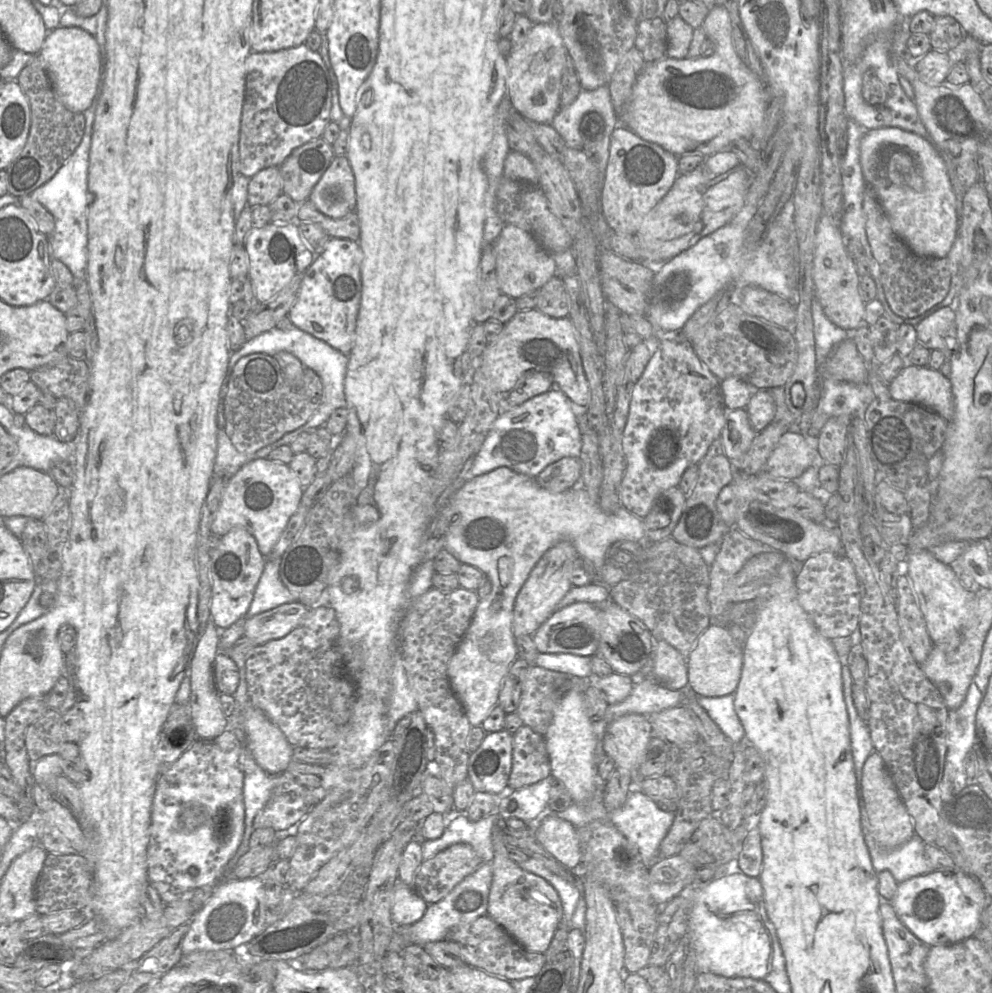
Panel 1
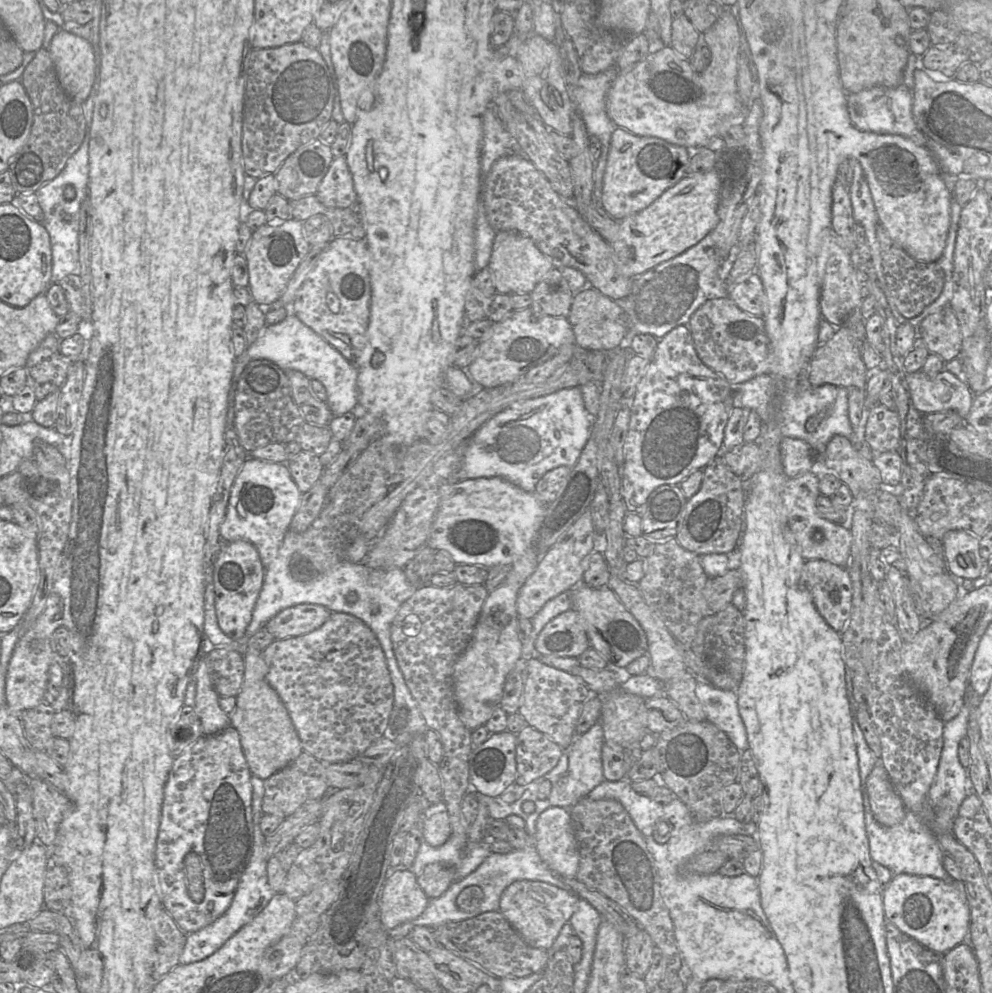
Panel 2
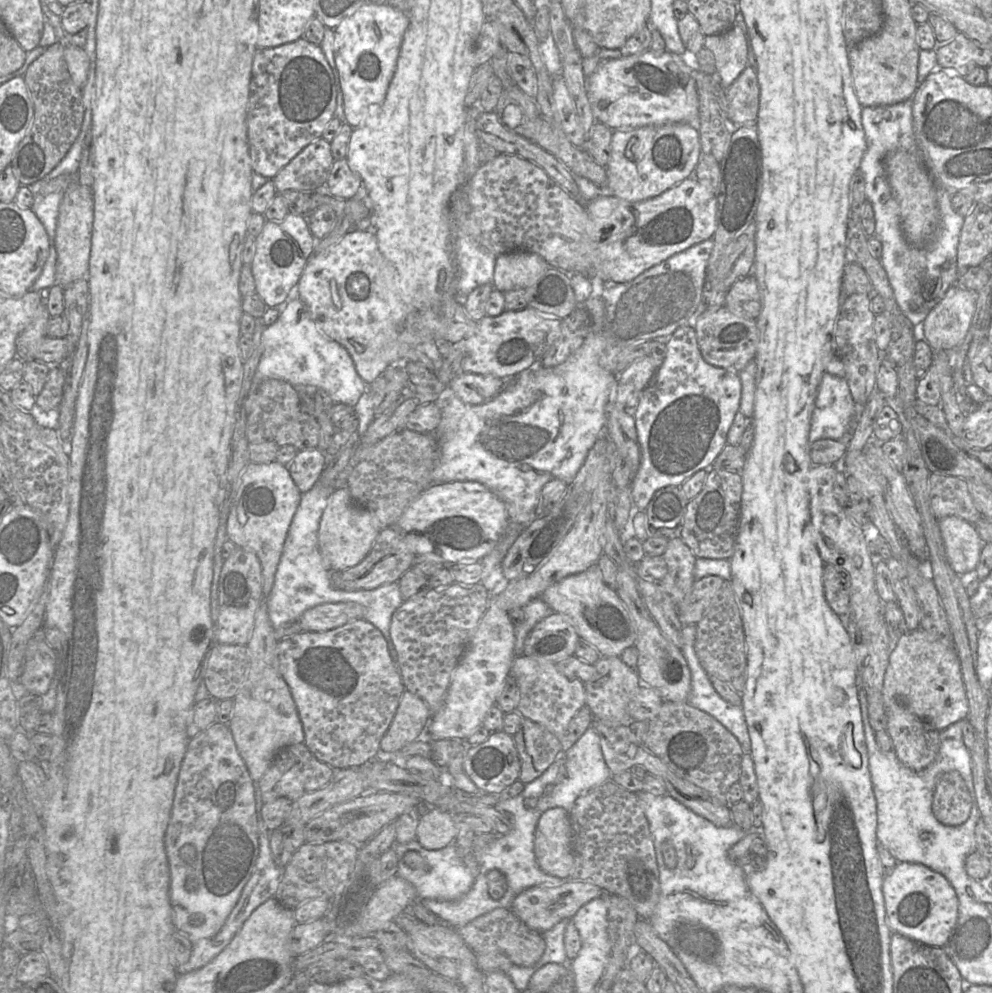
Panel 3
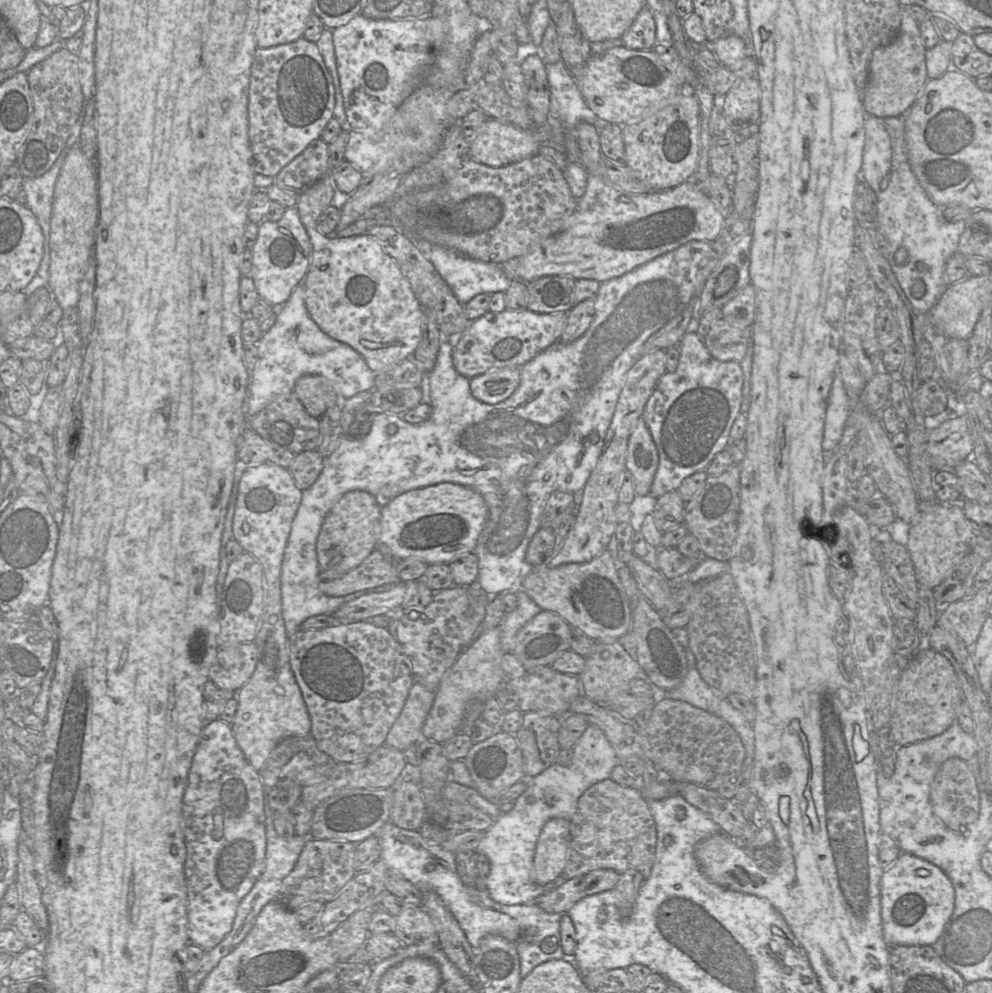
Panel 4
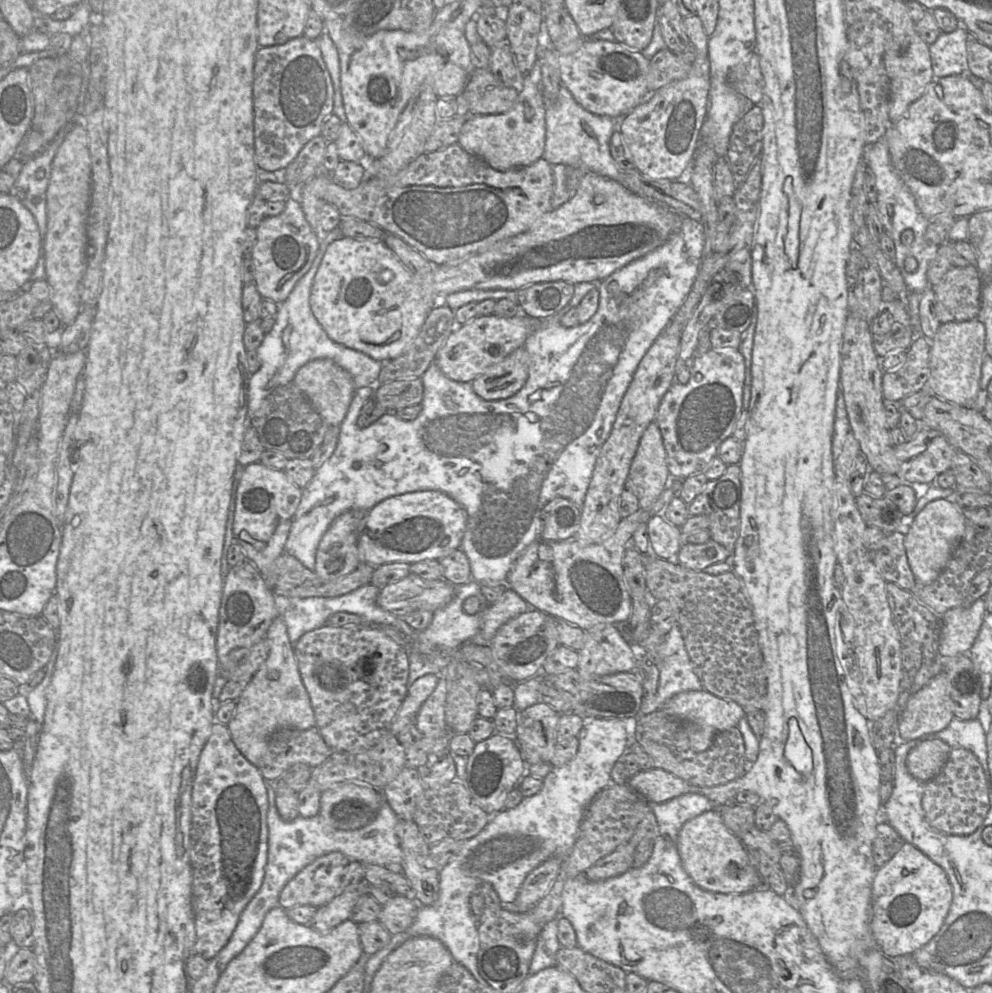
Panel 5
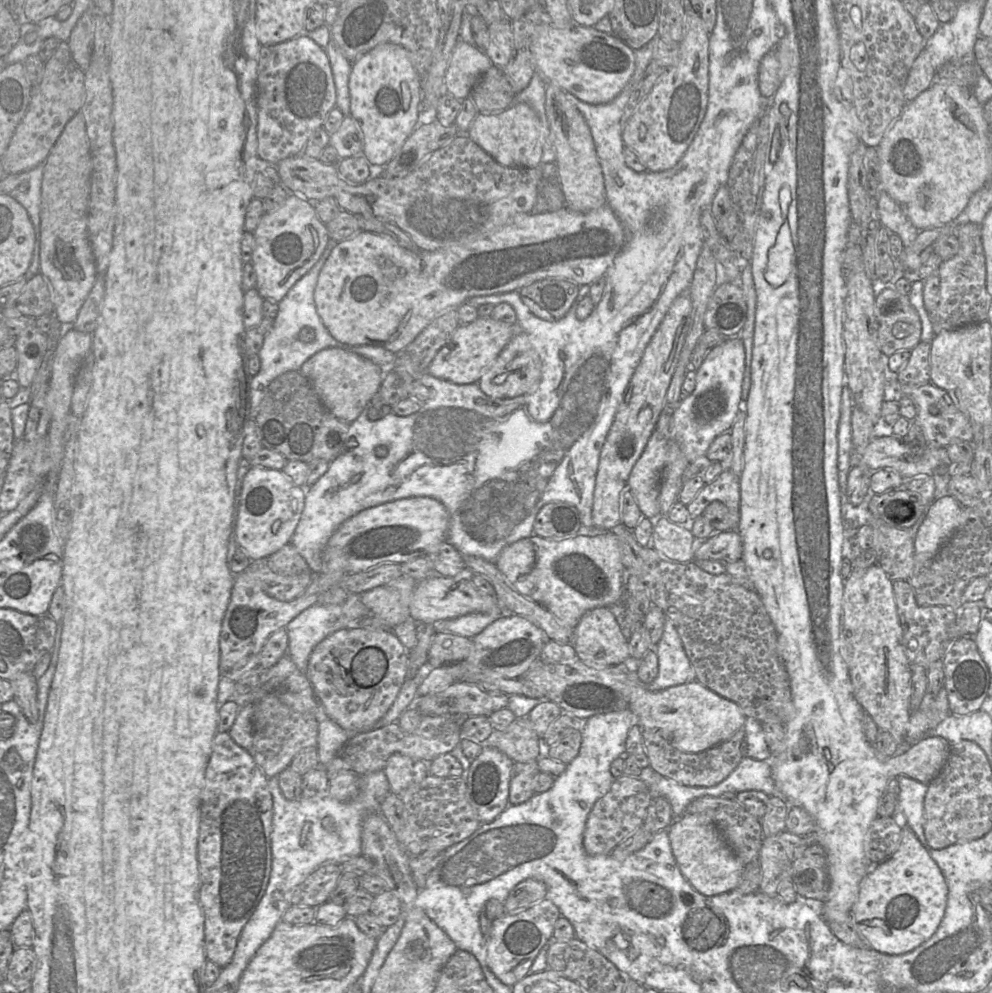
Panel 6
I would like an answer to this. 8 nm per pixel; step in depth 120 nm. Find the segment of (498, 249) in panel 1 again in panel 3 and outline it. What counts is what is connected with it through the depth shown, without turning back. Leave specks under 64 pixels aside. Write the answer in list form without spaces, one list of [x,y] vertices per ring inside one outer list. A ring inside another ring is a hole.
[[[511,251],[497,256],[493,287],[501,292],[526,289],[534,285],[549,264],[538,254],[528,251]]]

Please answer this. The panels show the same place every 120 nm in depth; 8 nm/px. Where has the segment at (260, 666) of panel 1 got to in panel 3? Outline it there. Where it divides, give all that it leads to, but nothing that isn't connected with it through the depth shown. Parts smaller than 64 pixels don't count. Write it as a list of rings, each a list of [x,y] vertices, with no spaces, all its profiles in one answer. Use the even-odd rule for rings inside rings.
[[[365,619],[324,632],[302,631],[279,640],[277,656],[311,753],[335,771],[374,760],[405,691],[382,632]]]

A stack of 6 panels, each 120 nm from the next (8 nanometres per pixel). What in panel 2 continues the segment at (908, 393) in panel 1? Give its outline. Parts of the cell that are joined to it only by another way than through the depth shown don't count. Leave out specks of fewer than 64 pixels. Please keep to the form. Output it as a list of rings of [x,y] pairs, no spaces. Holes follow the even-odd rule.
[[[921,370],[908,373],[906,382],[912,402],[921,414],[956,411],[960,417],[967,418],[975,395],[968,384],[954,374],[943,370],[934,378],[930,378]]]

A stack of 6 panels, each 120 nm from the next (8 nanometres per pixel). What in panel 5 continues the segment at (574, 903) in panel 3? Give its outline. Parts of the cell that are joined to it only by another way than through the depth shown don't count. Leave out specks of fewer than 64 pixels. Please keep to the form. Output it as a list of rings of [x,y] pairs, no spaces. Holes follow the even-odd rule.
[[[628,843],[619,845],[613,852],[588,868],[584,876],[596,882],[624,874],[632,867],[635,848]]]

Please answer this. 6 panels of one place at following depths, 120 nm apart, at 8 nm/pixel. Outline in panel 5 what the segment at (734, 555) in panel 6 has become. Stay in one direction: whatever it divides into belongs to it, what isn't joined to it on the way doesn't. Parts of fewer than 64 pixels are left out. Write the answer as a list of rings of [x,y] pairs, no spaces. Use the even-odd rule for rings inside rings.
[[[712,539],[703,544],[684,542],[675,561],[685,568],[702,571],[710,565],[727,561],[731,554],[724,546]]]

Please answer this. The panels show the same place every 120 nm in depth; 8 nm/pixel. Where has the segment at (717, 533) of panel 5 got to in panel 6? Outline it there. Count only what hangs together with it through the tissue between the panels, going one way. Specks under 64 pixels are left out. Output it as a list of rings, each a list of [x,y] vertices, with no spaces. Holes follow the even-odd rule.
[[[729,468],[712,482],[705,483],[696,497],[686,505],[689,521],[702,515],[705,508],[713,501],[724,503],[733,514],[740,514],[740,476]]]

